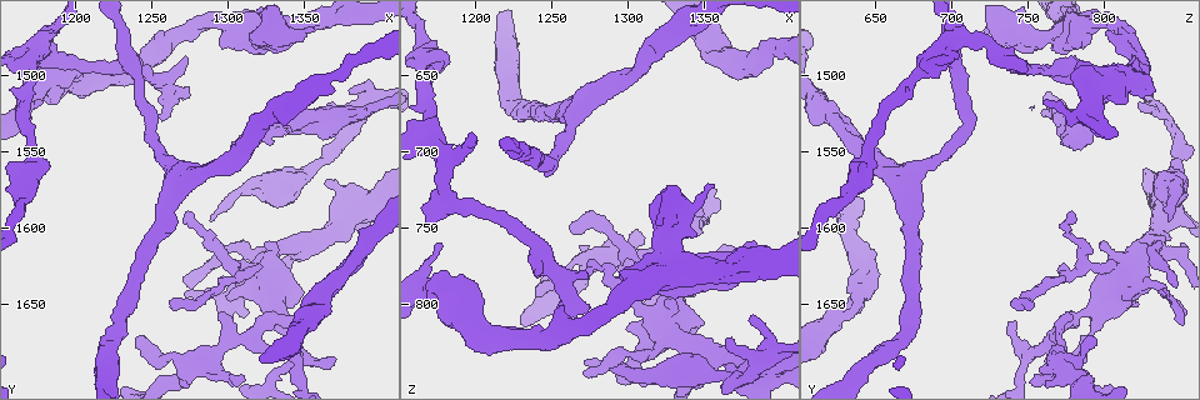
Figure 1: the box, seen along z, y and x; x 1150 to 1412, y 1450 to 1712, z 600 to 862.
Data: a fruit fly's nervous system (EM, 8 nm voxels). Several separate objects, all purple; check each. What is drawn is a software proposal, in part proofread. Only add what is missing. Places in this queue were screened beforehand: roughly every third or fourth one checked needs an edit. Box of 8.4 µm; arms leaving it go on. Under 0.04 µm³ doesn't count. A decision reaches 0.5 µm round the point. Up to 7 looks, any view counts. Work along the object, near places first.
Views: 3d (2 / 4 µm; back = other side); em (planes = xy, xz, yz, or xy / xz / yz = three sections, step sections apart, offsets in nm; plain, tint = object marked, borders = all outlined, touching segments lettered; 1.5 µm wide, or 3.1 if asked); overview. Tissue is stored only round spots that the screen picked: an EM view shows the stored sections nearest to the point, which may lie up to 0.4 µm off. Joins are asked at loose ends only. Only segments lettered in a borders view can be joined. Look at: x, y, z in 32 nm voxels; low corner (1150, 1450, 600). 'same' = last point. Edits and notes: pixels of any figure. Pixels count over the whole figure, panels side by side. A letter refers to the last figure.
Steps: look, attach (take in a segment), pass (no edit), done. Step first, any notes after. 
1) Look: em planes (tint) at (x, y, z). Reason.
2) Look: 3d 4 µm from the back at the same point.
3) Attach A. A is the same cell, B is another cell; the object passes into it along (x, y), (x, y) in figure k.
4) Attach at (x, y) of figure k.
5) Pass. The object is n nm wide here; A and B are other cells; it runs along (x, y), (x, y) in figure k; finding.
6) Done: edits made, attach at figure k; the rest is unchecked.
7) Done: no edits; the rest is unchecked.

Look: em planes (plain) at (1274, 1514, 800). An open end.

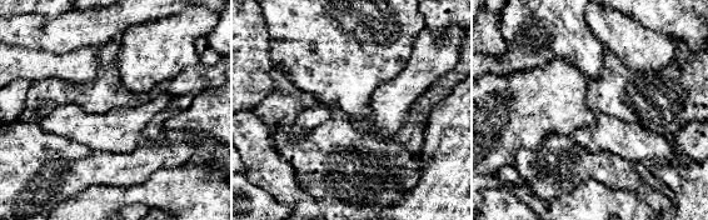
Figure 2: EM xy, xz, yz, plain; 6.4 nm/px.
Look: em planes (borders) at the same point.

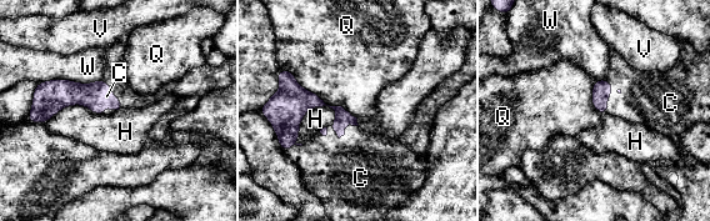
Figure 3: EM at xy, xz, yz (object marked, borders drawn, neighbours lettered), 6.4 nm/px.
Attach C. C is the same cell, H, Q, V and W are other cells; the object passes into it along (341, 114), (344, 130), (358, 166) in figure 3; the neuron continues.

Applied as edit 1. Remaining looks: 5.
Look: overview.

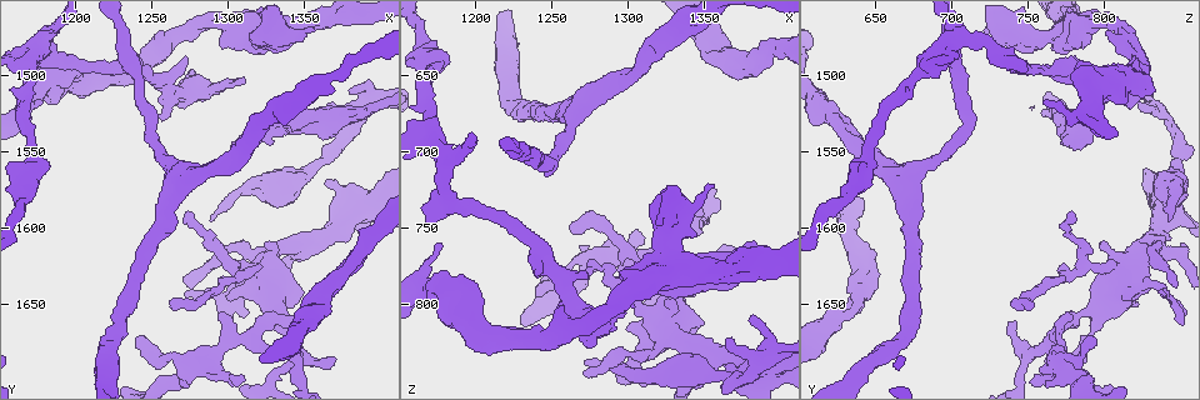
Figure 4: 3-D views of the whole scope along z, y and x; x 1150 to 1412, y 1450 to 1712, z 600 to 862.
Look: 3d 2 µm at (1320, 1624, 770). An open end.

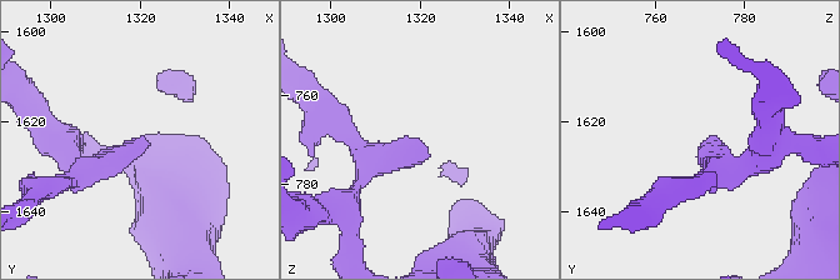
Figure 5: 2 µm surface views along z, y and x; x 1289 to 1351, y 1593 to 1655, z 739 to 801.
Look: em planes (borders) at (1322, 1625, 772). Now the EM.

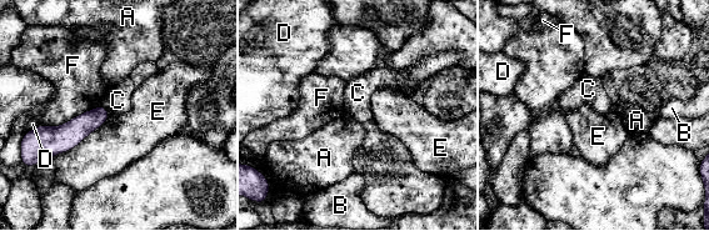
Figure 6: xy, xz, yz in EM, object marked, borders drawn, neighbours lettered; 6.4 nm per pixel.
Pass. The longest contact is with E, 480 nm; A, B, C, D, E and F are other cells; no lettered segment goes on from it.

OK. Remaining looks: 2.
Look: em planes (borders) at (1358, 1470, 724). An open end.

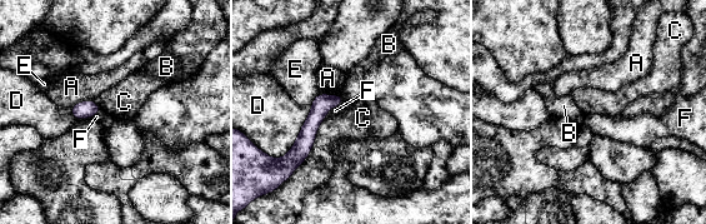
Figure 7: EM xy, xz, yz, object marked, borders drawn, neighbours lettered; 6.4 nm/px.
Pass. The longest contact is with C, 440 nm; A, B, C, D, E and F are other cells; a border runs along (326, 115), (310, 154), (291, 173) in figure 7; no lettered segment goes on from it.

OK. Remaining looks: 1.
Done: edits made, attach at figure 3; the rest is unchecked.

